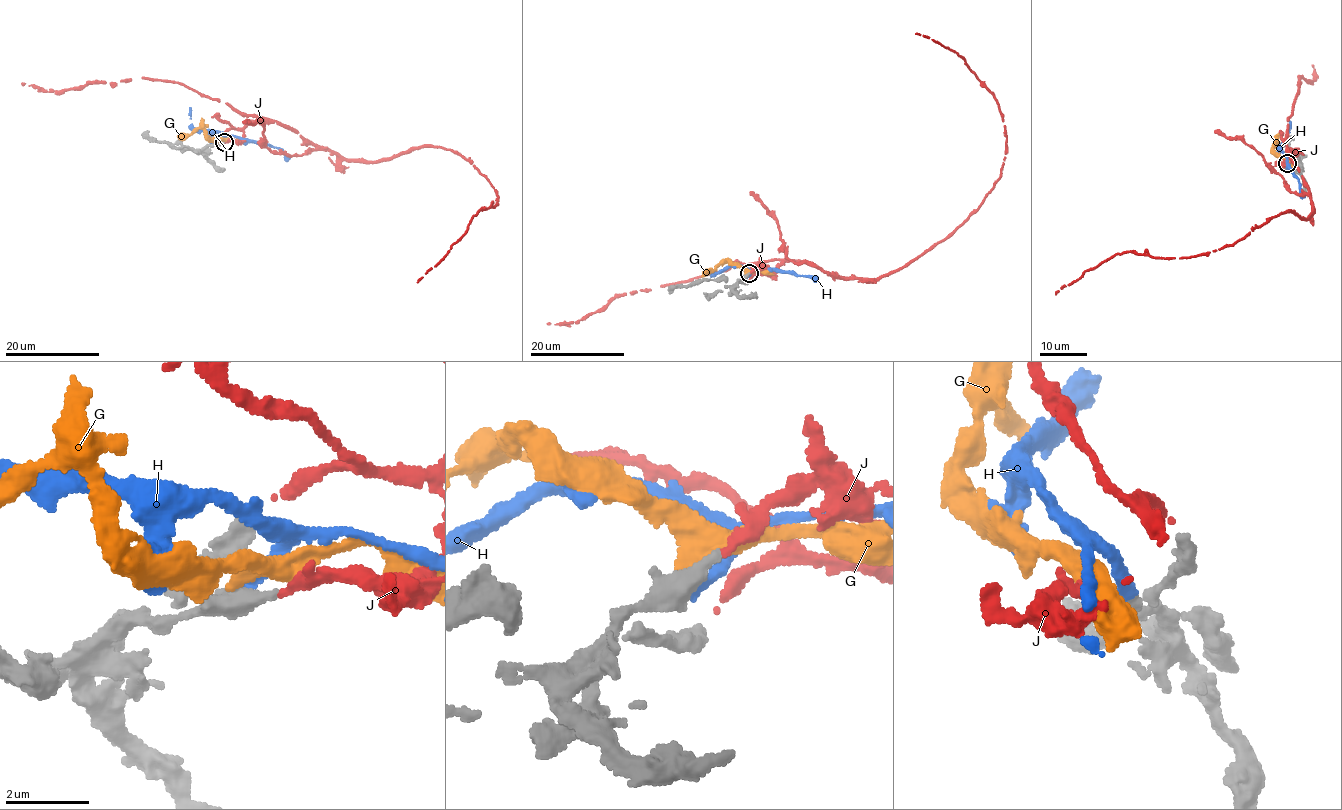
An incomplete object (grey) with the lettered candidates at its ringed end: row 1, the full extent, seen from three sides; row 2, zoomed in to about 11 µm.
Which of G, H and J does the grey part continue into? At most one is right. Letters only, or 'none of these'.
J

